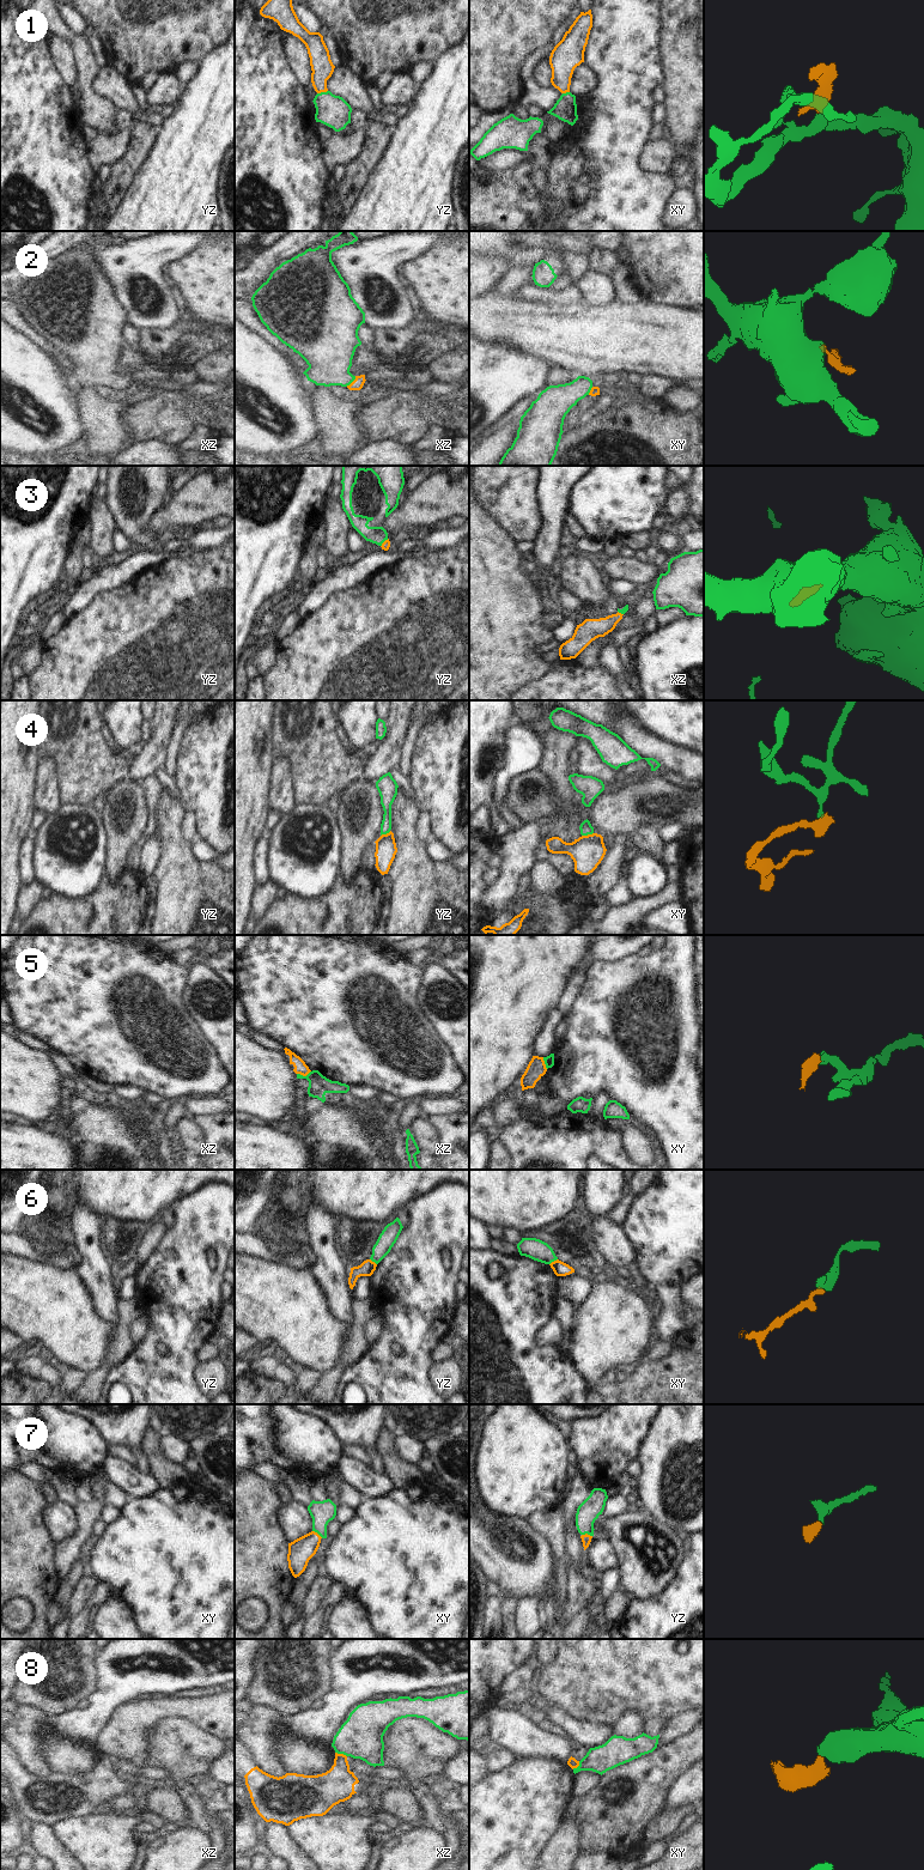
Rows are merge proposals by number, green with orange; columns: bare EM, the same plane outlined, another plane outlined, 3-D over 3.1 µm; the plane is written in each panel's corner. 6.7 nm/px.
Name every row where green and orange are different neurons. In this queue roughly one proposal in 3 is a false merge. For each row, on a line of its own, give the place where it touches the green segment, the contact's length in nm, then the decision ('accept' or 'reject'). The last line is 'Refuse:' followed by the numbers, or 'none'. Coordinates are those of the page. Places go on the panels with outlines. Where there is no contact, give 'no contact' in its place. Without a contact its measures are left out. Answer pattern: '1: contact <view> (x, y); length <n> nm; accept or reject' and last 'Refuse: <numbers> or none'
1: contact yz (322, 92); length 80 nm; accept
2: contact xz (351, 382); length 100 nm; accept
3: contact yz (383, 541); length 80 nm; accept
4: contact xy (587, 835); length 80 nm; reject
5: contact xz (302, 1075); length 100 nm; reject
6: contact xy (553, 1261); length 70 nm; reject
7: contact yz (587, 1532); length 70 nm; accept
8: contact xz (341, 1753); length 90 nm; reject
Refuse: 4, 5, 6, 8

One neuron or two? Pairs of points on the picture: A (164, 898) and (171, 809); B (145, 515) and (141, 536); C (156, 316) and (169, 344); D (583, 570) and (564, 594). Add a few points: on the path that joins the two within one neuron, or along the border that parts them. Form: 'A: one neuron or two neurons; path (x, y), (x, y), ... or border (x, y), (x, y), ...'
A: one neuron; path (171, 876), (171, 831)
B: one neuron; path (141, 520), (141, 532)
C: two neurons; border (180, 319), (171, 327), (145, 328), (140, 332)
D: two neurons; border (563, 587), (572, 592), (582, 602)

